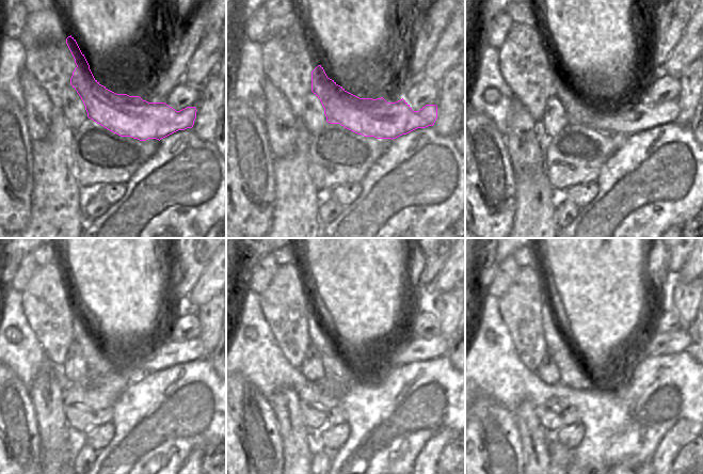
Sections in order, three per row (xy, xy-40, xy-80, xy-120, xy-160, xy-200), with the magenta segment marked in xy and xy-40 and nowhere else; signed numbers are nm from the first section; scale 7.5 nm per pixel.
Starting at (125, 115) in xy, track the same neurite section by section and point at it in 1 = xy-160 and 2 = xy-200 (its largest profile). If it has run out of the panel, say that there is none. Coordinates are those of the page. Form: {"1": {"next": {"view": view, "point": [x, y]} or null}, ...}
{"1": {"next": {"view": "xy-160", "point": [409, 351]}}, "2": {"next": {"view": "xy-200", "point": [675, 342]}}}

